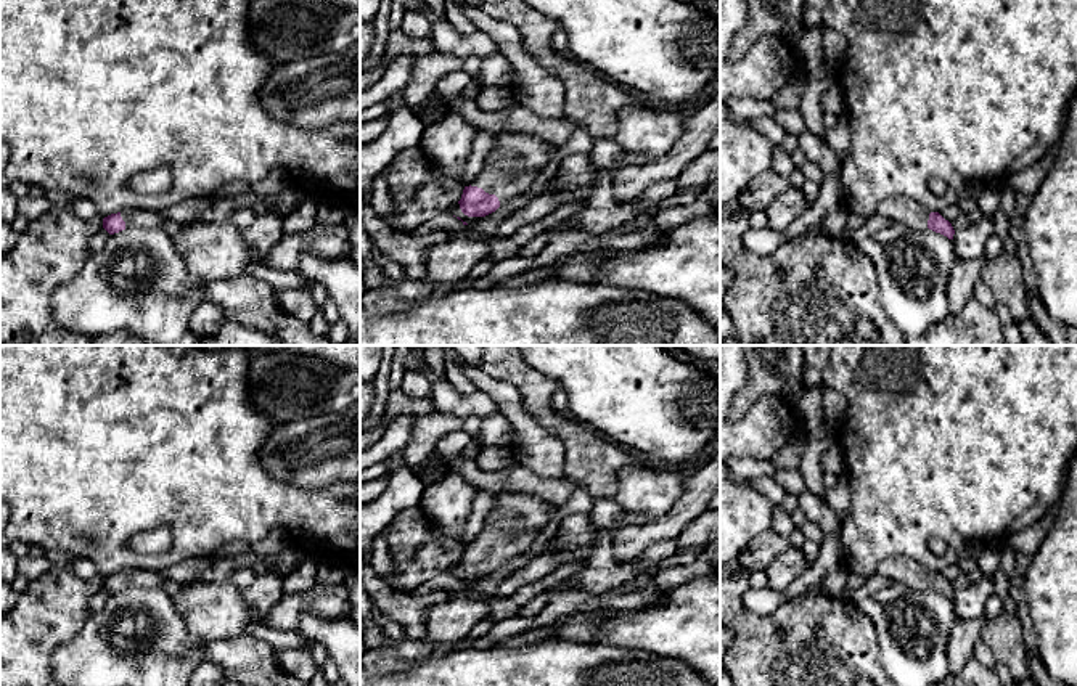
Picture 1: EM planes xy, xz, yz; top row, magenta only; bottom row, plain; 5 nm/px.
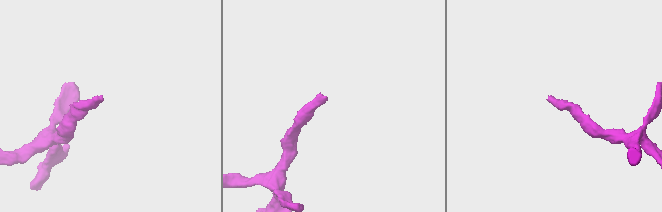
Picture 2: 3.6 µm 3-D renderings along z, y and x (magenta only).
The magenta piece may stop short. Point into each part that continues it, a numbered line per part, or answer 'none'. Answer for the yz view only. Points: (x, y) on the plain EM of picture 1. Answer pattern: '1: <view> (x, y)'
1: yz (902, 569)

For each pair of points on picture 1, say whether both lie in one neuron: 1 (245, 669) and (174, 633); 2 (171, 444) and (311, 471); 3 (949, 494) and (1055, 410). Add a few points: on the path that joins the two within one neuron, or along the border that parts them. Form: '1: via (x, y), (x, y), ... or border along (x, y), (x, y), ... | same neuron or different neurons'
1: border along (208, 643), (203, 659) | different neurons
2: border along (275, 426), (259, 460), (291, 485) | different neurons
3: via (973, 468), (986, 455), (1005, 455), (1026, 426) | same neuron

